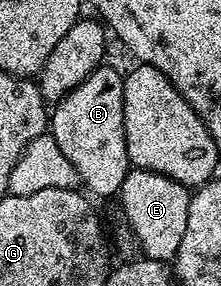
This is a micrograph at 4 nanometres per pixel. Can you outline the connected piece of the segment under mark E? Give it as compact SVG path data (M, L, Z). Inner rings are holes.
M132 168L120 191L122 210L126 213L126 222L138 241L143 255L157 262L169 263L184 240L184 228L188 225L188 204L191 191L184 184L164 176L160 172Z

